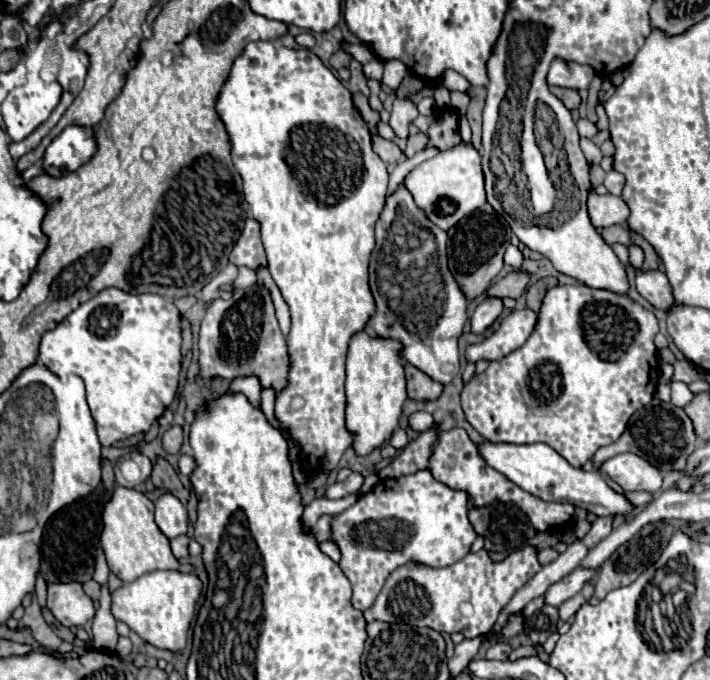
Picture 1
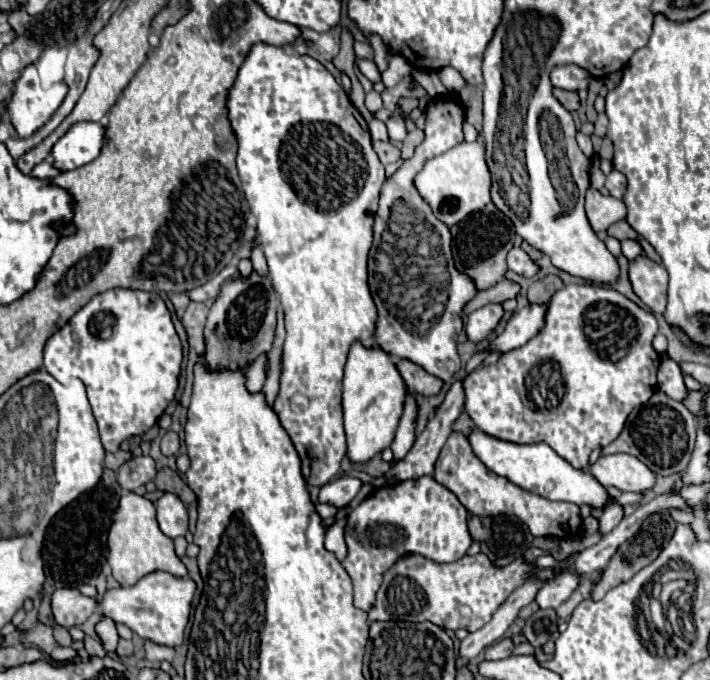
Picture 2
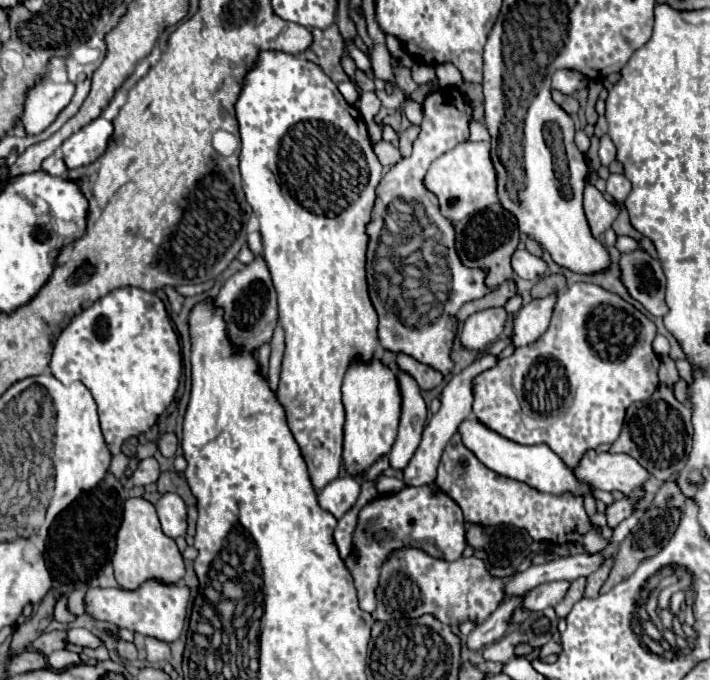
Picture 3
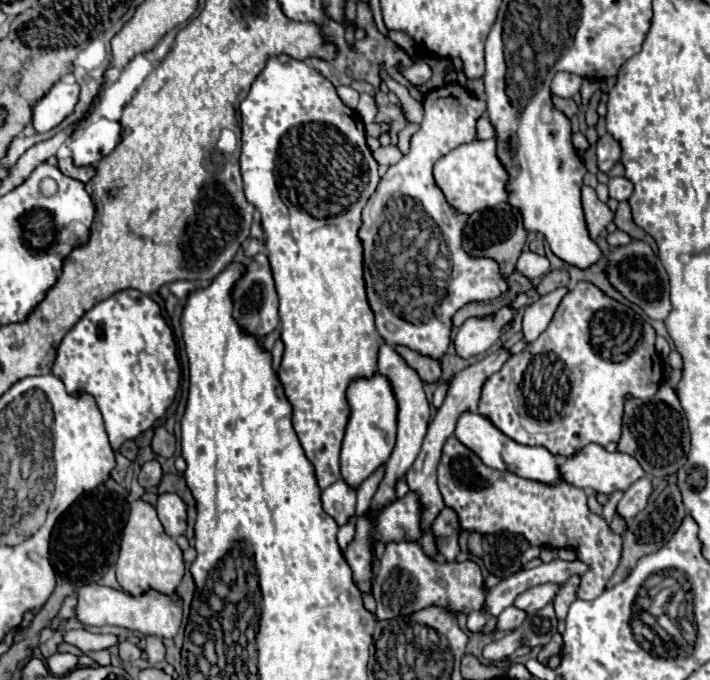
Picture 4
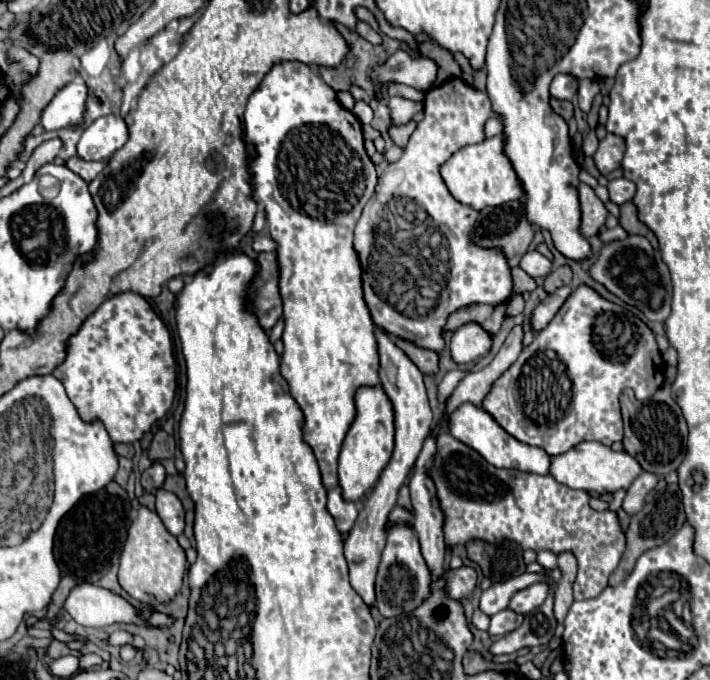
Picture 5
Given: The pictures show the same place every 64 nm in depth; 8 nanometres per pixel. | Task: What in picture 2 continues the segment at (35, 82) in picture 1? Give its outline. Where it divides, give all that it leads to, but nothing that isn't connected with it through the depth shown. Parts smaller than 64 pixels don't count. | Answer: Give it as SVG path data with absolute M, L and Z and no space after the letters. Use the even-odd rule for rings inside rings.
M22 72L10 100L6 102L6 114L16 130L16 136L32 136L56 112L66 92L68 88L64 82L44 88L38 72L32 76L26 76L26 72Z

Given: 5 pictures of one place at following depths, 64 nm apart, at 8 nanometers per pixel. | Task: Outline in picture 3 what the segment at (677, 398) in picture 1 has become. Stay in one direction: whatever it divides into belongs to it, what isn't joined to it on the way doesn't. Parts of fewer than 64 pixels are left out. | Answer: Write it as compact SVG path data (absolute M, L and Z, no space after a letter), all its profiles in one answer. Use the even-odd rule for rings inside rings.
M662 358L660 362L660 370L658 370L658 376L660 376L660 384L664 384L666 388L674 388L674 384L680 380L680 374L678 374L678 368L676 368L676 362L672 358Z

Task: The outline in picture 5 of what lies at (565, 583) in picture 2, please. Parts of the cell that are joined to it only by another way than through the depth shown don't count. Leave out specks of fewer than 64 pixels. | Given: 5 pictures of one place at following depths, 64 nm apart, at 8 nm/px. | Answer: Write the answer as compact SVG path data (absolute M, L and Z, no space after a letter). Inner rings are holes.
M546 582L532 584L532 586L516 592L516 596L510 600L508 608L512 608L514 612L520 612L520 614L528 614L534 608L538 608L538 606L544 604L544 600L548 596L548 590L550 590L550 586Z

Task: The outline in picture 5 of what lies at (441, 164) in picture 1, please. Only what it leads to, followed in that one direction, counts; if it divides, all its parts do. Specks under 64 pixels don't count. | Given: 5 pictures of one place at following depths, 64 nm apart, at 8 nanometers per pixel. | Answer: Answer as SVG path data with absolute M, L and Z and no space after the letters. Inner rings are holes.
M494 136L478 144L460 148L440 166L440 176L454 200L474 210L482 210L486 206L500 206L504 202L522 198L522 188L516 180L516 172L512 172L512 164L508 164L508 158L504 156L502 148L504 136Z

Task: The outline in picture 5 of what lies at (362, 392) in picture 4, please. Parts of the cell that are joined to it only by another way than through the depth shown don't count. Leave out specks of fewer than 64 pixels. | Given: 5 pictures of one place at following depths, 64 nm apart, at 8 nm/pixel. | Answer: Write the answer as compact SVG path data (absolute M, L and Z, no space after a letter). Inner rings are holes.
M382 384L376 386L360 386L354 396L356 402L356 418L344 438L340 460L338 460L338 478L340 488L346 500L360 502L366 492L370 492L388 464L394 448L394 408L390 398L386 396Z

